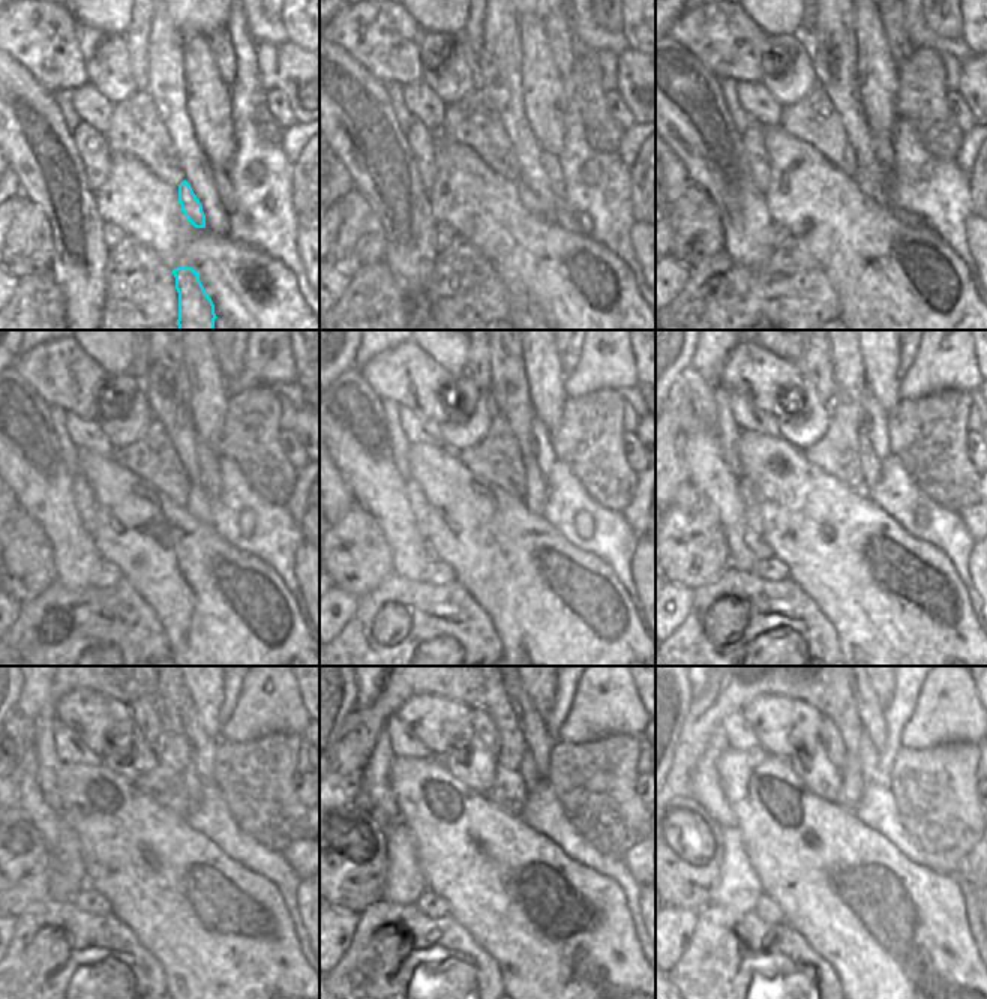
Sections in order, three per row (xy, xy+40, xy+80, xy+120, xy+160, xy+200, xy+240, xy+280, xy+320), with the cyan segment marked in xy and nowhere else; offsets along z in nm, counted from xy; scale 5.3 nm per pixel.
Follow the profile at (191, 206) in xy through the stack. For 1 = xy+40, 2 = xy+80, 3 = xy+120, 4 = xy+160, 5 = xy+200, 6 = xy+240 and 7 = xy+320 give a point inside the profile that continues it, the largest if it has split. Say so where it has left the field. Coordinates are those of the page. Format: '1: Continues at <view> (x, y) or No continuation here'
1: Continues at xy+40 (527, 198)
2: Continues at xy+80 (870, 183)
3: Continues at xy+120 (198, 504)
4: Continues at xy+160 (536, 495)
5: Continues at xy+200 (869, 462)
6: Continues at xy+240 (192, 782)
7: Continues at xy+320 (867, 753).

